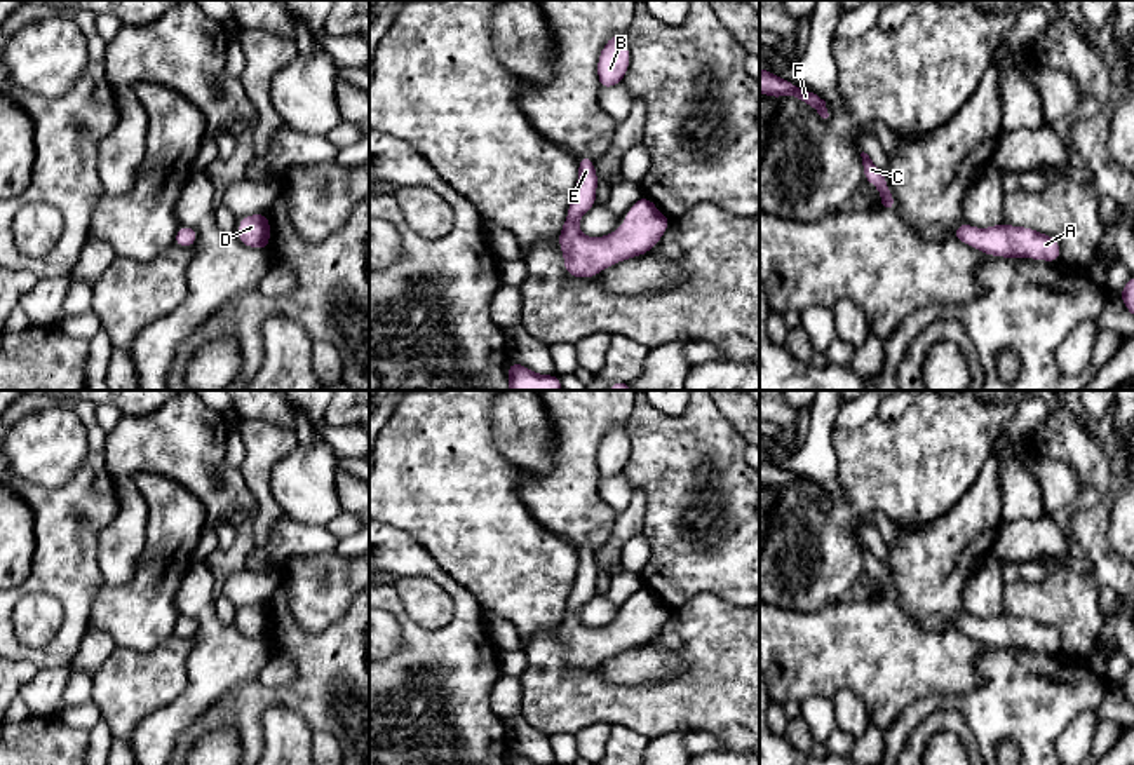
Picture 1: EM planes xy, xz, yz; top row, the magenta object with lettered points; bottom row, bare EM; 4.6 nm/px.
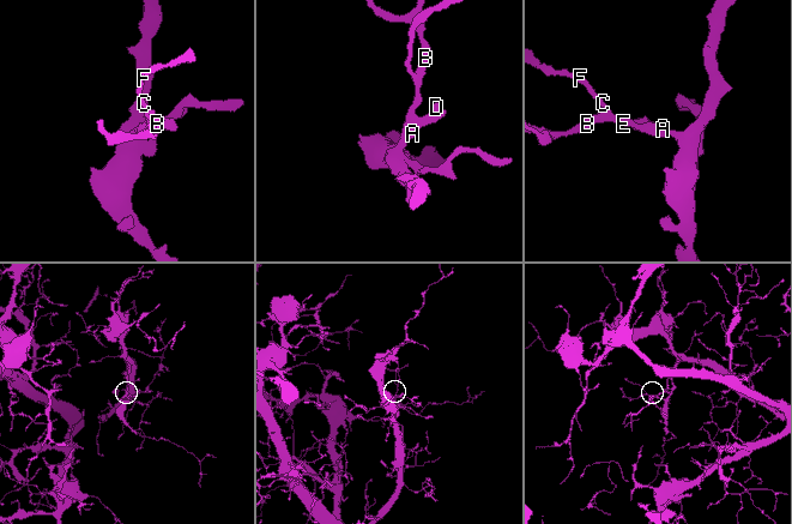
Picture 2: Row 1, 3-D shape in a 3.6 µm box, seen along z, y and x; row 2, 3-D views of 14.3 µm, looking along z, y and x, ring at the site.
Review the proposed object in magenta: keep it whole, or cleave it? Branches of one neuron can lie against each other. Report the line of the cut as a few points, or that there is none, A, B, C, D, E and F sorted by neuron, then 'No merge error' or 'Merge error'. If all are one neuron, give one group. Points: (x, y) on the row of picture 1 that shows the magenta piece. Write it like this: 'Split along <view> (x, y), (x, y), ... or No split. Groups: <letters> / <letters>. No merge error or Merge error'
No split. Groups: A B C D E F. No merge error

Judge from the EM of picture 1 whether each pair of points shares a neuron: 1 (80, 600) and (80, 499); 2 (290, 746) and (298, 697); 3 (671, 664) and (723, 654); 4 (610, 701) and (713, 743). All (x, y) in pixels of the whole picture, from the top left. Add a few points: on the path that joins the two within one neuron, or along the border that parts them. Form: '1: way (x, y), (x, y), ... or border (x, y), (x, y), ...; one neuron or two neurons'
1: way (72, 575), (67, 568), (67, 523); one neuron
2: border (260, 710), (270, 704), (286, 704), (314, 731); two neurons
3: border (650, 642), (673, 652), (685, 670); two neurons
4: border (687, 732), (711, 732), (725, 746); two neurons

